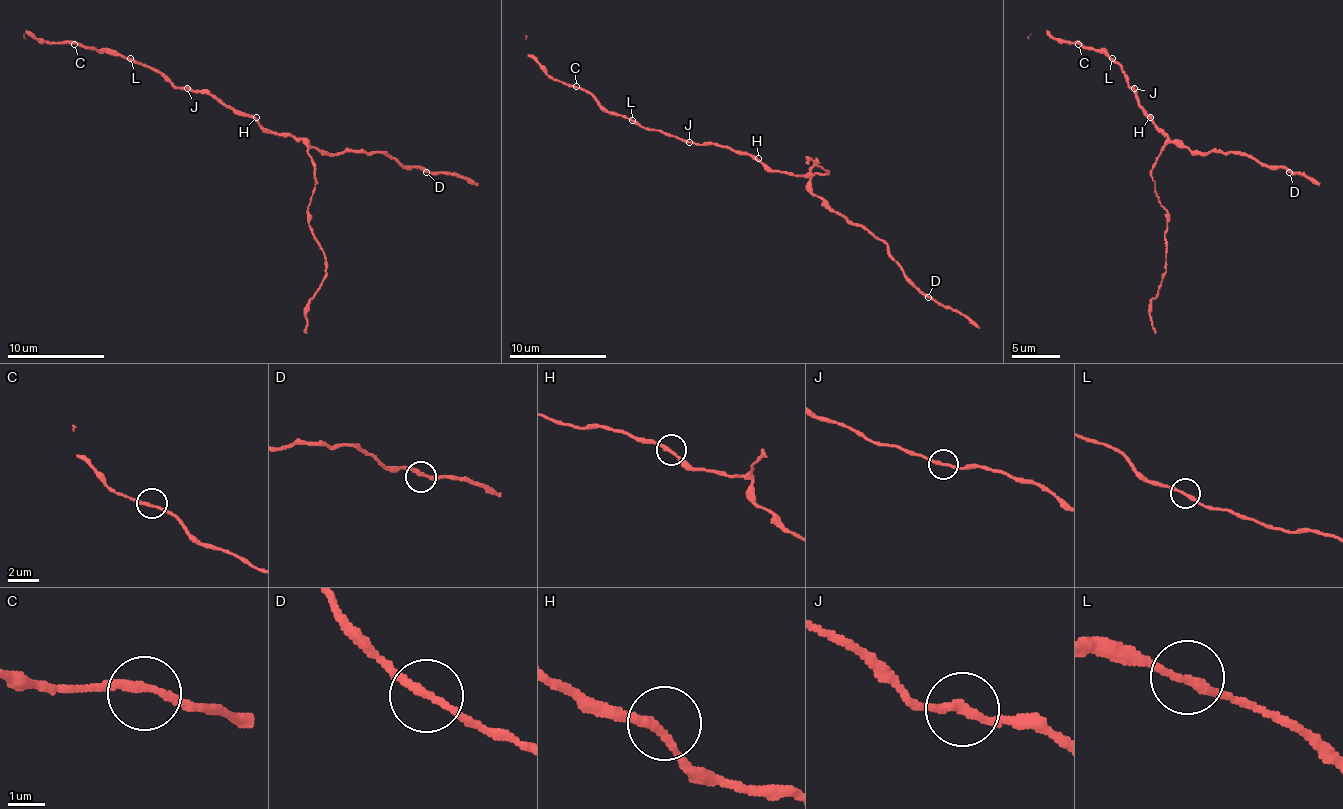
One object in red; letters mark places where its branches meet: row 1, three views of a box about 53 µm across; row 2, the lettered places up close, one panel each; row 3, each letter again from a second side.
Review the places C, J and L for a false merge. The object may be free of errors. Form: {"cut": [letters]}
{"cut": []}

